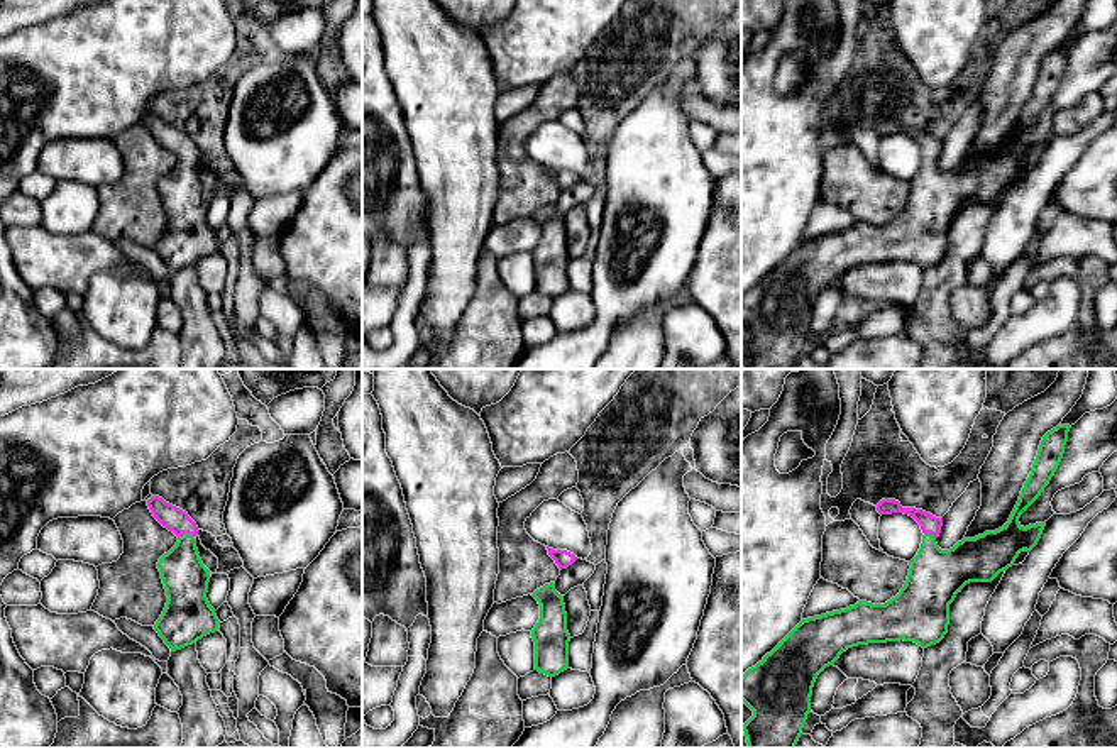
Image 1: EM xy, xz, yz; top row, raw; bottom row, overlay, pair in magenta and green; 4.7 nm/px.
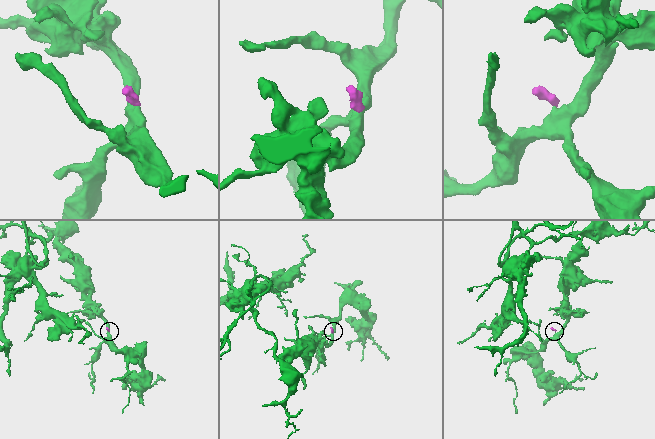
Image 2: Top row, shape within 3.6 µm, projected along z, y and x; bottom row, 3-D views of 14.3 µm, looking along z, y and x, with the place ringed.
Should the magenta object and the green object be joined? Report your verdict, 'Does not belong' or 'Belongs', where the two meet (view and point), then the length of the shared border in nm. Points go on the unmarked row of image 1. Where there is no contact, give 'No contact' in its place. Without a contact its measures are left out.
Belongs. Touches magenta at xy (185, 153). Shared border 80 nm

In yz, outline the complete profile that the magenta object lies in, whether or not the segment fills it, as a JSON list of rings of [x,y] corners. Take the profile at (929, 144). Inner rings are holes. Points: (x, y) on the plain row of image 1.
[[[1058,46],[1043,58],[1009,142],[995,152],[963,159],[949,171],[936,164],[943,139],[882,120],[877,125],[880,135],[909,135],[924,154],[917,176],[909,183],[904,208],[885,225],[860,222],[802,240],[741,296],[741,322],[753,332],[743,345],[748,369],[795,369],[811,333],[817,296],[848,269],[900,261],[922,269],[939,264],[948,254],[949,225],[956,215],[970,203],[992,203],[1014,186],[1021,173],[1037,166],[1046,142],[1024,149],[1019,139],[1054,96],[1070,49]]]

